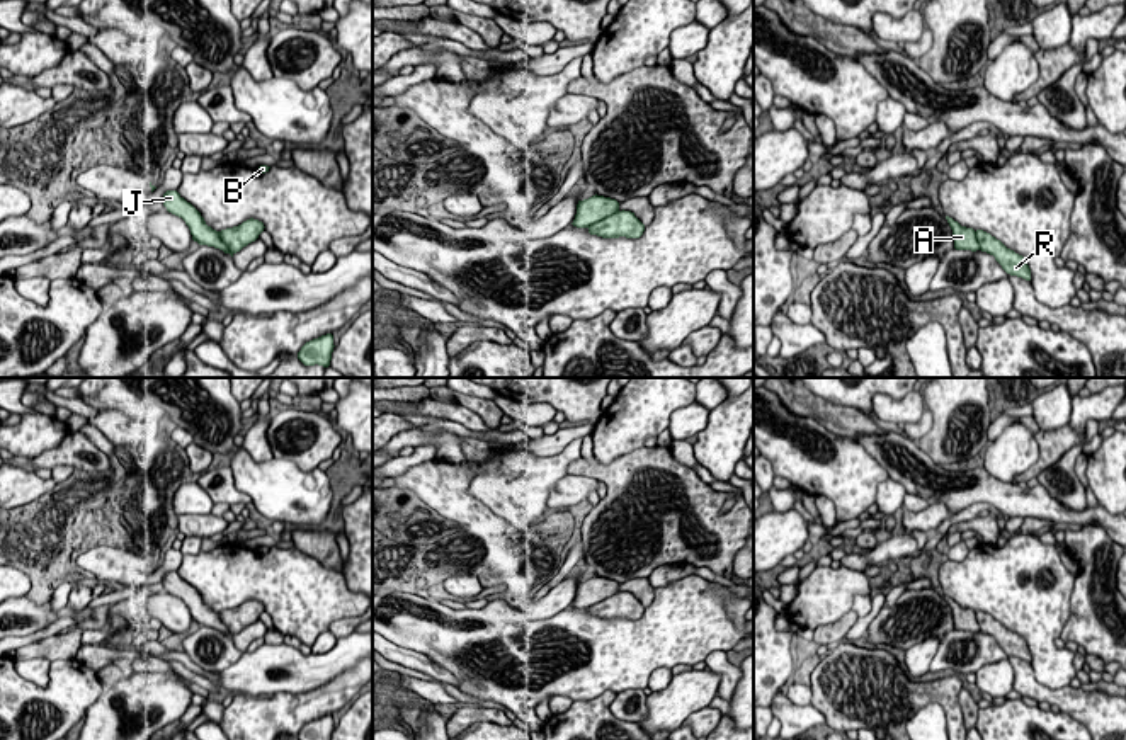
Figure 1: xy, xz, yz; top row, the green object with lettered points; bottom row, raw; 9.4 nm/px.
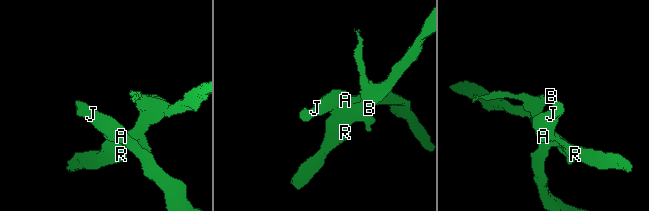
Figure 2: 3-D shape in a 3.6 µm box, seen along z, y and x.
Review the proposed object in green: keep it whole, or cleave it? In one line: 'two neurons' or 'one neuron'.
one neuron

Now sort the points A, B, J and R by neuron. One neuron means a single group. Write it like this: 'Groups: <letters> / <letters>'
Groups: A B J R

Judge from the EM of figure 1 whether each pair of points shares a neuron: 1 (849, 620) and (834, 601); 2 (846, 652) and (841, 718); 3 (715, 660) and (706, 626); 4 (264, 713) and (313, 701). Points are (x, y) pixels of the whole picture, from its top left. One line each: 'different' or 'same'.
1: different
2: same
3: different
4: same

